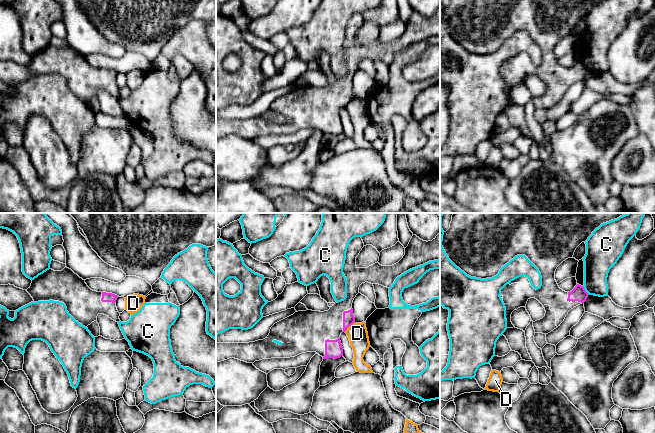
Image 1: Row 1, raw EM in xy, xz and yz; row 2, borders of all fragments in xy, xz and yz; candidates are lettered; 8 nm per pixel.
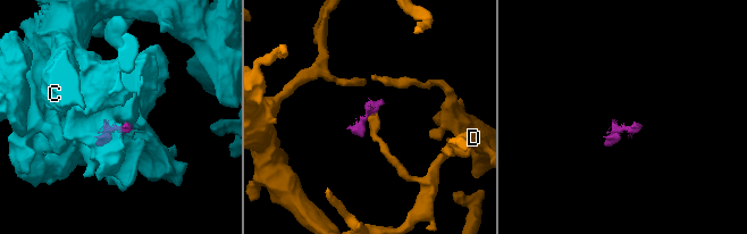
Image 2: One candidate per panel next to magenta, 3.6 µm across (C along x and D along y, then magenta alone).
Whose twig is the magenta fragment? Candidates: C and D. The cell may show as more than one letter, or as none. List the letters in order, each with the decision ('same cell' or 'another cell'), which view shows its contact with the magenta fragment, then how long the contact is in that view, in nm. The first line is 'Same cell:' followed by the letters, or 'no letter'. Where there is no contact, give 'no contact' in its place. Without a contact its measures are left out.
Same cell: no letter
C: another cell | yz | 90 nm
D: another cell | xz | 120 nm

